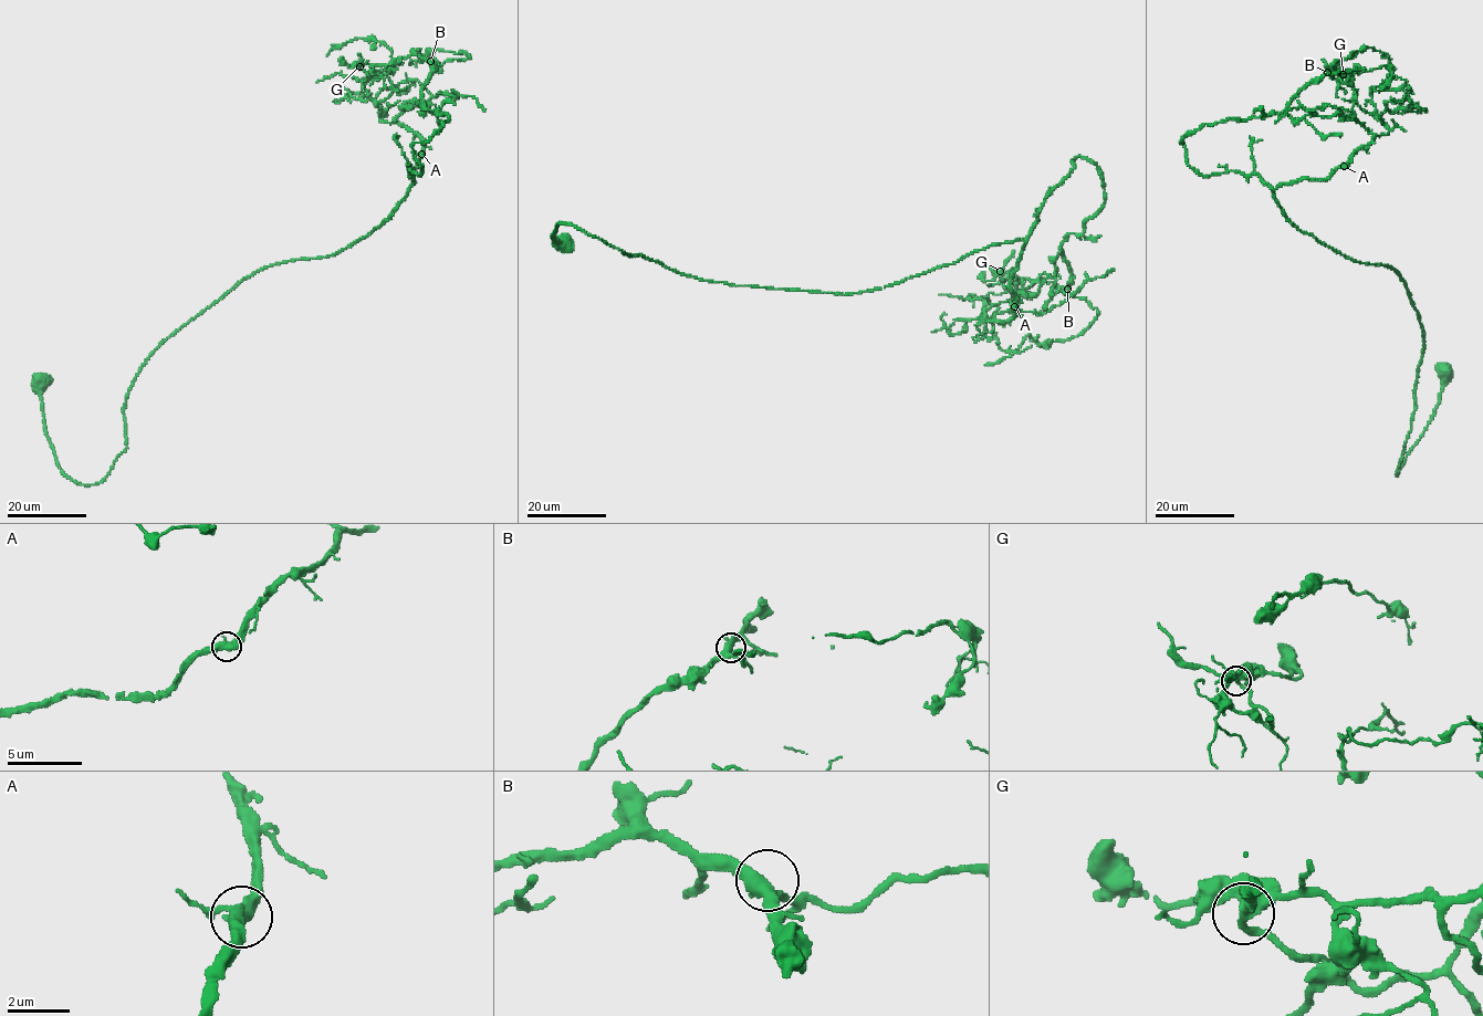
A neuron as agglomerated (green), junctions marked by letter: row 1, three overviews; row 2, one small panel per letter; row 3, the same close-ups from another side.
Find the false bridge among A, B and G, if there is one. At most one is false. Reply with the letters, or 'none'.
none

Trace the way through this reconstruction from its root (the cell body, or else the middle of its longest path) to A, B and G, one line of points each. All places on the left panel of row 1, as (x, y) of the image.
A: (42, 383), (56, 463), (95, 485), (152, 352), (405, 198), (449, 118), (395, 58), (379, 119), (421, 154)
B: (42, 383), (56, 463), (95, 485), (152, 352), (387, 220), (449, 121), (430, 61)
G: (42, 383), (56, 463), (95, 485), (152, 352), (385, 222), (449, 118), (426, 60), (358, 66)

